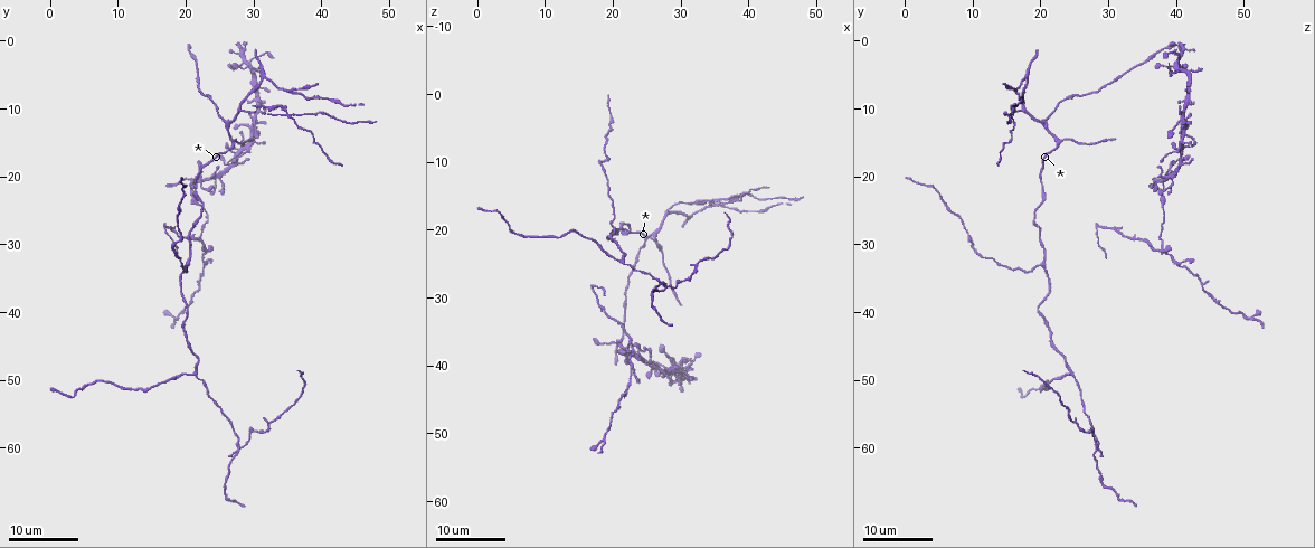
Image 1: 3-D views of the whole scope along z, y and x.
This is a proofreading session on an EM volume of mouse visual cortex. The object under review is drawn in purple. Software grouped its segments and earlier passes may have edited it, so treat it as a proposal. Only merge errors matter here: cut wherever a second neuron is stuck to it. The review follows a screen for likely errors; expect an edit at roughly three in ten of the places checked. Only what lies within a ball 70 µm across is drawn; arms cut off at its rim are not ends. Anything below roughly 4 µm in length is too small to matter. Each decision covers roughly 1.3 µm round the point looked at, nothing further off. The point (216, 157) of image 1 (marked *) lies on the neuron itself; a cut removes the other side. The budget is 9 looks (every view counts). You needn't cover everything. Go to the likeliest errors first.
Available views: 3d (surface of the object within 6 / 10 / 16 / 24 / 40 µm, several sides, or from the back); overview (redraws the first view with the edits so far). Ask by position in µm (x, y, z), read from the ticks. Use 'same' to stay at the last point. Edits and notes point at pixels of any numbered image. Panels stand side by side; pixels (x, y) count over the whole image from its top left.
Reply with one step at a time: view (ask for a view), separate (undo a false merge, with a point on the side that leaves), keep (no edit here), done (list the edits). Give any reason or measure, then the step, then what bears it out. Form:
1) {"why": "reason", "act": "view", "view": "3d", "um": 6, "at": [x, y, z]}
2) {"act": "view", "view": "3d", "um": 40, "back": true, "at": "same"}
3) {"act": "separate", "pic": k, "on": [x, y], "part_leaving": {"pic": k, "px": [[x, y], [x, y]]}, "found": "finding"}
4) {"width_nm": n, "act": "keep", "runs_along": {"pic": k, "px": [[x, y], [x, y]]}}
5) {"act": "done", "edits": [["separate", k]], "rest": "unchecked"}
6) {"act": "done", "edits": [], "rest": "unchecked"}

{"why": "four or more arms meet", "act": "view", "view": "3d", "um": 24, "at": [28.0, 60.0, 28.5]}

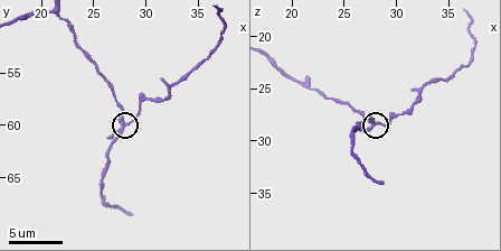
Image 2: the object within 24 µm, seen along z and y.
{"act": "view", "view": "3d", "um": 6, "at": [28.4, 60.0, 28.2]}

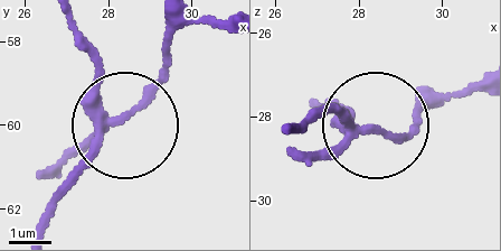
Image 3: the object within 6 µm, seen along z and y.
{"arms": 5, "act": "separate", "pic": 3, "on": [58, 161], "part_leaving": {"pic": 3, "px": [[113, 121], [131, 110], [173, 35], [227, 25]]}, "found": "a second neuron is stuck on"}

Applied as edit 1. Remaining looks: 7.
{"why": "arms part here", "act": "view", "view": "3d", "um": 24, "at": [21.0, 49.0, 24.5]}

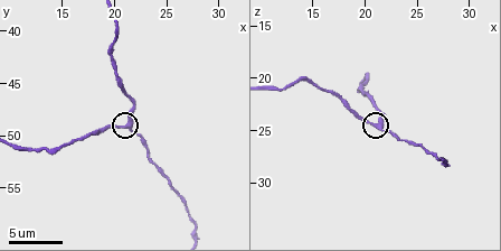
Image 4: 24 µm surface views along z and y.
{"act": "view", "view": "3d", "um": 10, "at": [21.4, 49.0, 24.8]}

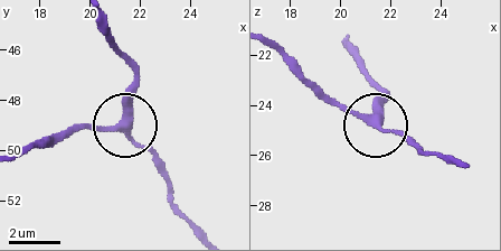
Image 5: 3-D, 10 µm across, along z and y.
{"arms": 3, "act": "keep", "runs_along": {"pic": 5, "px": [[96, 19], [133, 65], [131, 110], [105, 129], [68, 129]]}, "found": "one neuron here"}

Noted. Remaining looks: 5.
{"why": "three-way junction", "act": "view", "view": "3d", "um": 24, "at": [35.5, 11.5, 15.5]}

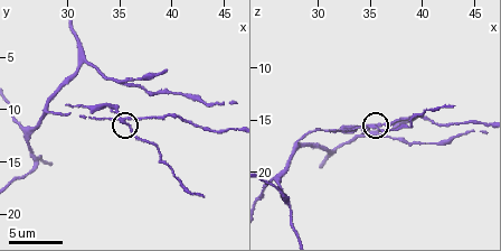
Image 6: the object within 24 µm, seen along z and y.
{"why": "zoom in", "act": "view", "view": "3d", "um": 10, "at": [35.8, 11.2, 15.8]}

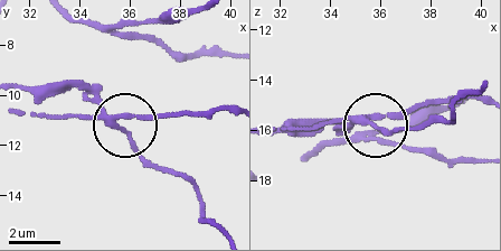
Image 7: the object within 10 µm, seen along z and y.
{"side_arm_um": 12, "act": "separate", "pic": 7, "on": [88, 90], "part_leaving": {"pic": 7, "px": [[112, 122], [148, 159], [187, 178], [201, 216], [219, 230]]}, "found": "a second neuron is stuck on"}

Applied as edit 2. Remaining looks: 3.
{"act": "view", "view": "overview"}

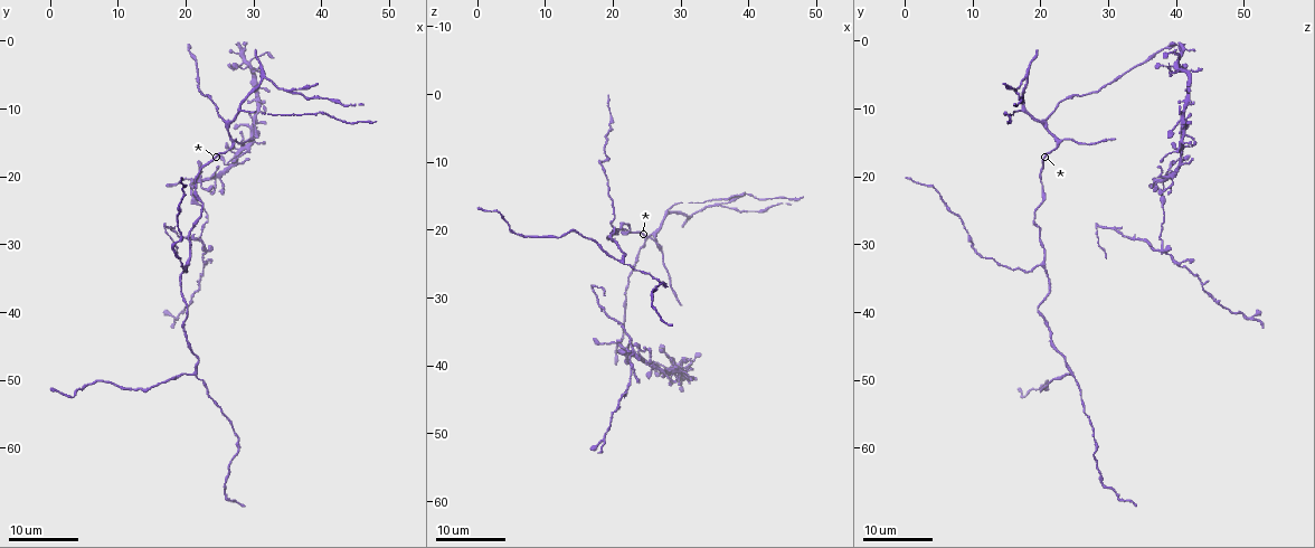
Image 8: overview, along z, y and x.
{"why": "three arms meet", "act": "view", "view": "3d", "um": 24, "at": [26.0, 12.0, 20.5]}

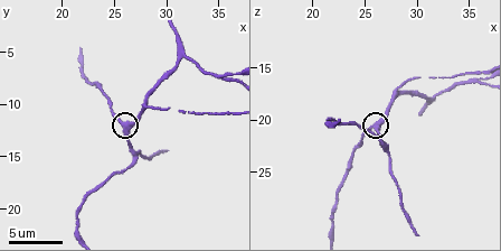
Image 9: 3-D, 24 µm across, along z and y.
{"act": "view", "view": "3d", "um": 10, "at": [25.8, 12.0, 20.4]}

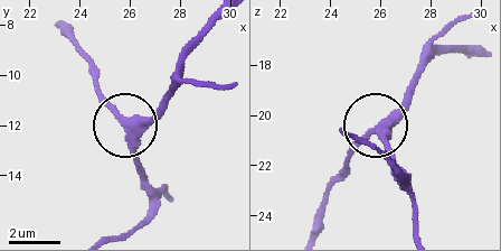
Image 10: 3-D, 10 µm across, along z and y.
{"width_nm": 350, "act": "keep", "runs_along": {"pic": 10, "px": [[135, 229], [149, 210], [149, 184], [128, 128], [166, 109]]}, "found": "one neuron here"}

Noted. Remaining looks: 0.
{"act": "done", "edits": [["separate", 3], ["separate", 7]], "rest": "unchecked"}

